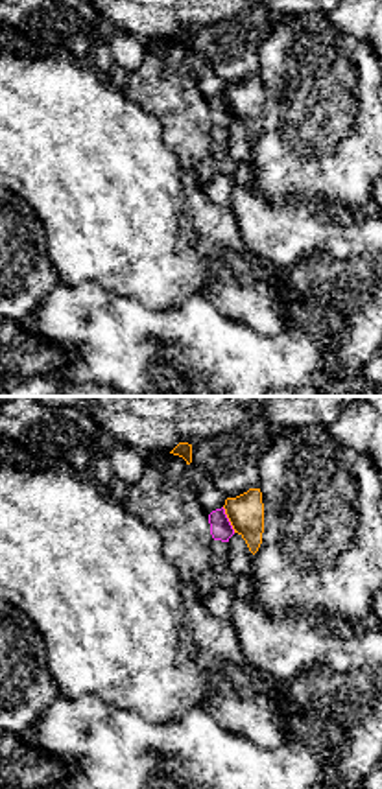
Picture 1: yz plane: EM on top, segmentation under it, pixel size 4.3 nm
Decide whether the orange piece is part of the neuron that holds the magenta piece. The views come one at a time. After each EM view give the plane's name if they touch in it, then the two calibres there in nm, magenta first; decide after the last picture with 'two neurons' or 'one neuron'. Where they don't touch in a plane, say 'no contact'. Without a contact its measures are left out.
yz | 100/160 nm

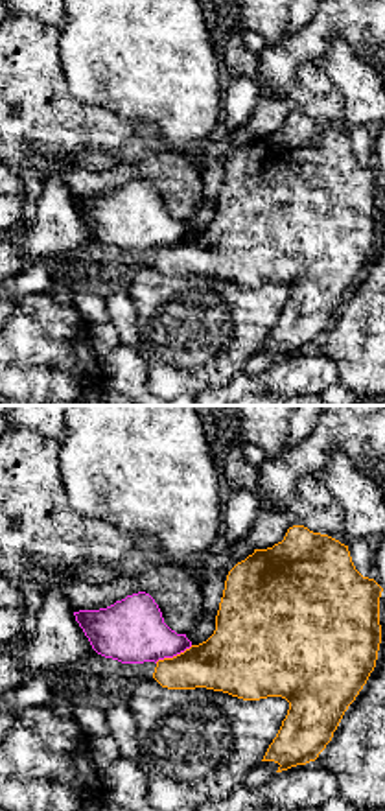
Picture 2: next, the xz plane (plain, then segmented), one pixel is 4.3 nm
xz | 280/280 nm

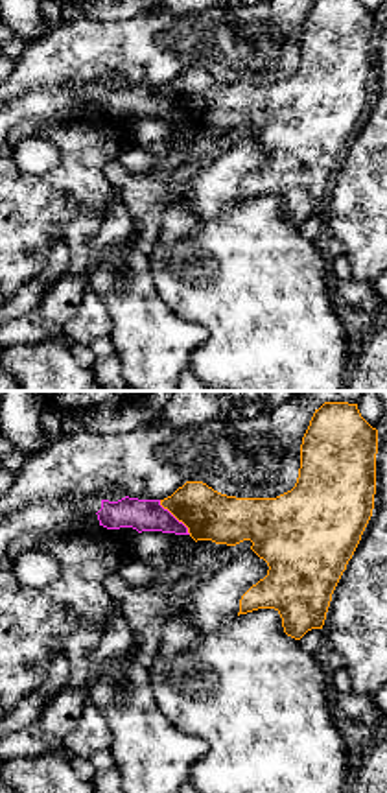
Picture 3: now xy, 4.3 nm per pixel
xy | 140/220 nm

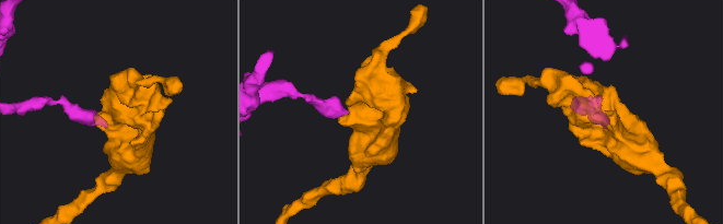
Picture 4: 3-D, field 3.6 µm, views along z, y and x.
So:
two neurons

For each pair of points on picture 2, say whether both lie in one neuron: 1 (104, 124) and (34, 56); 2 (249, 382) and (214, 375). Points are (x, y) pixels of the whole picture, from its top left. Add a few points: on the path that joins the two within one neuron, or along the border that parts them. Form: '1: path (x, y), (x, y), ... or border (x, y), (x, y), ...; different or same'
1: path (83, 120), (39, 76); same
2: border (240, 371), (221, 386); different

